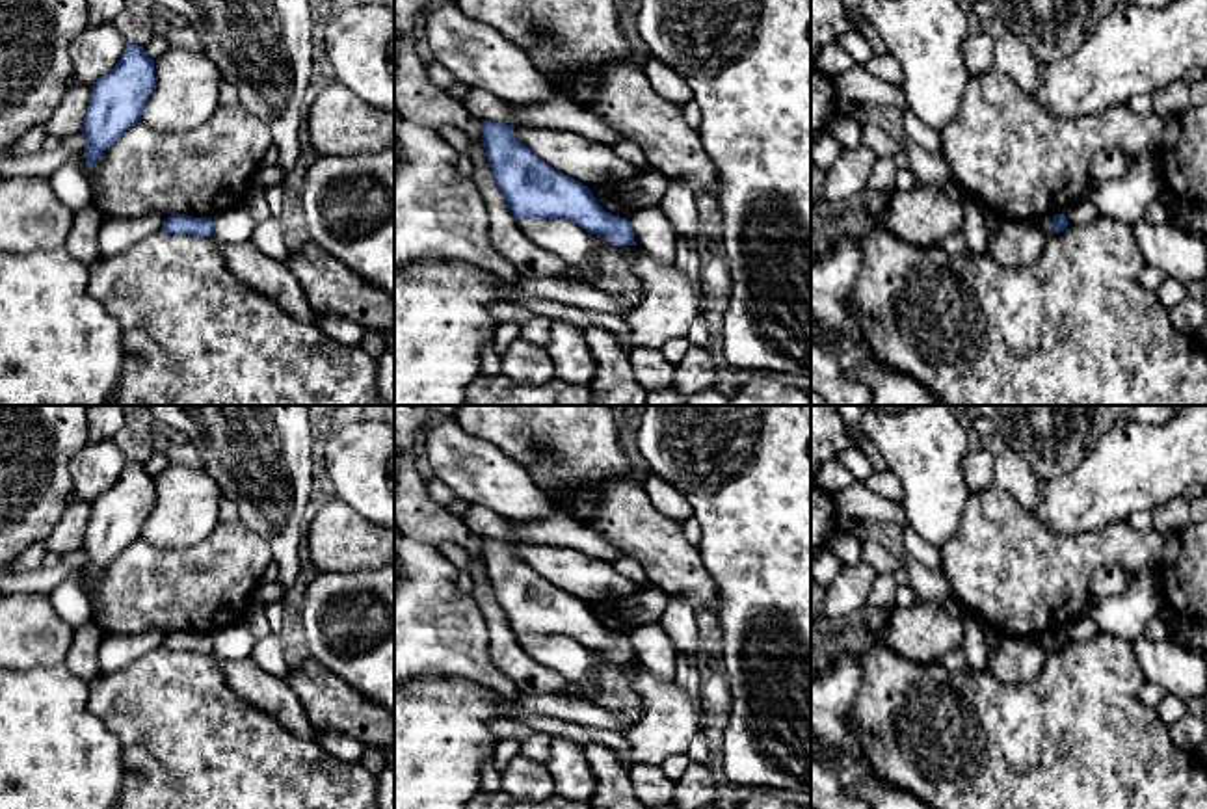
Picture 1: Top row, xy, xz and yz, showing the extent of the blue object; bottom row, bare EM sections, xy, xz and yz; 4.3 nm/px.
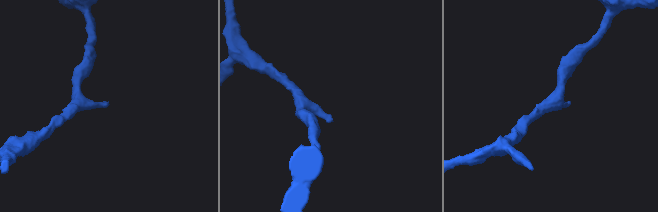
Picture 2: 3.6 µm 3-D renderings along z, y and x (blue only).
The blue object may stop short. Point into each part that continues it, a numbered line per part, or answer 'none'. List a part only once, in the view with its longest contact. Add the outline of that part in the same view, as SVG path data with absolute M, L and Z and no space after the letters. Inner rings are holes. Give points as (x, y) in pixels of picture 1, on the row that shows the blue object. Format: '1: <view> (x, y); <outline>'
none

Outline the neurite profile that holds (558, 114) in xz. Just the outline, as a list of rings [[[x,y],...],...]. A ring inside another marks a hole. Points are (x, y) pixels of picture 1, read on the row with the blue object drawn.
[[[552,97],[549,102],[532,106],[511,106],[515,126],[537,126],[550,130],[571,130],[586,139],[604,145],[617,143],[623,134],[573,100]]]

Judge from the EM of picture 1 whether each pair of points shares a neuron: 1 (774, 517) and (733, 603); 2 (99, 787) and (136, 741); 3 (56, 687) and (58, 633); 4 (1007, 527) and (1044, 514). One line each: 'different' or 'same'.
1: same
2: different
3: different
4: different

